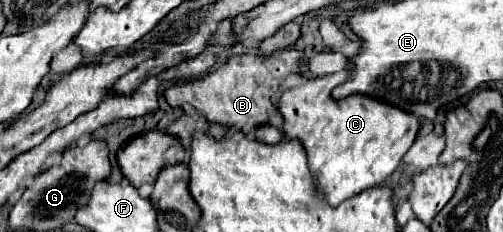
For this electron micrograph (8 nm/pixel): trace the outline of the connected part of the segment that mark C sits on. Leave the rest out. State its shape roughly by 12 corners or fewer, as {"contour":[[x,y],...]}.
{"contour":[[349,68],[279,98],[333,206],[381,184],[419,118],[333,88]]}

